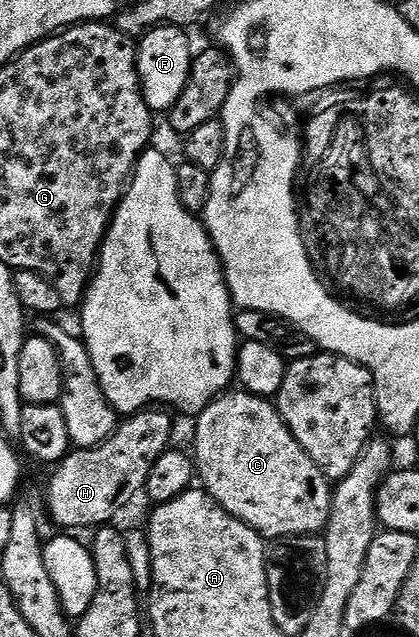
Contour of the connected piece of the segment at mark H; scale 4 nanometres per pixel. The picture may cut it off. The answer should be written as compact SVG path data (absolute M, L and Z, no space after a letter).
M145 409L129 415L117 426L114 434L96 447L69 450L60 460L52 480L48 483L48 511L52 519L60 527L92 527L99 529L111 524L112 519L132 498L143 492L146 481L150 477L150 469L154 469L154 461L169 450L172 439L172 419L164 409Z

